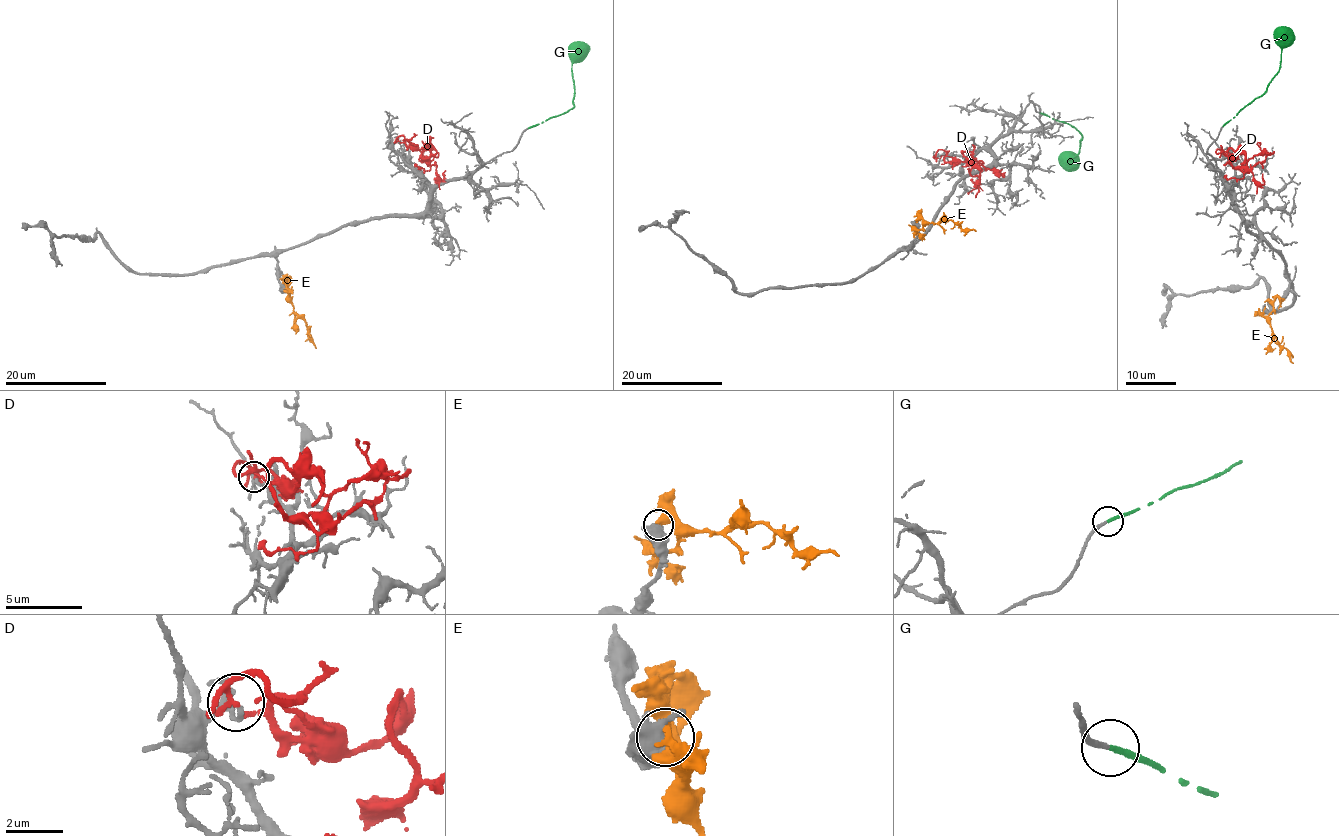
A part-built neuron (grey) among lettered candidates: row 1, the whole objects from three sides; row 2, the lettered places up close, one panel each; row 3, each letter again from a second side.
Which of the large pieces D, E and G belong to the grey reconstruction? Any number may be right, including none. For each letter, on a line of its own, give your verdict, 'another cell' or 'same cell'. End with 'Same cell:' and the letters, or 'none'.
D: another cell
E: another cell
G: same cell
Same cell: G

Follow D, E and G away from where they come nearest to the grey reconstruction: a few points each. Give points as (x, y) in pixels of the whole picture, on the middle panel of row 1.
D: (937, 157), (935, 153), (943, 150), (964, 162), (962, 152), (972, 152), (972, 176), (978, 178), (974, 197)
E: (916, 220), (936, 223), (951, 220), (964, 230), (976, 231)
G: (1040, 113), (1073, 126), (1082, 136), (1077, 154), (1062, 160), (1071, 162)

